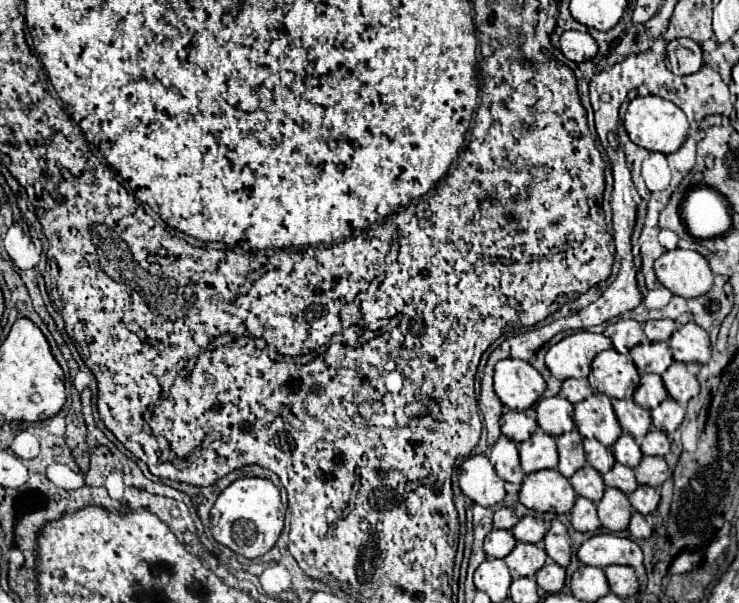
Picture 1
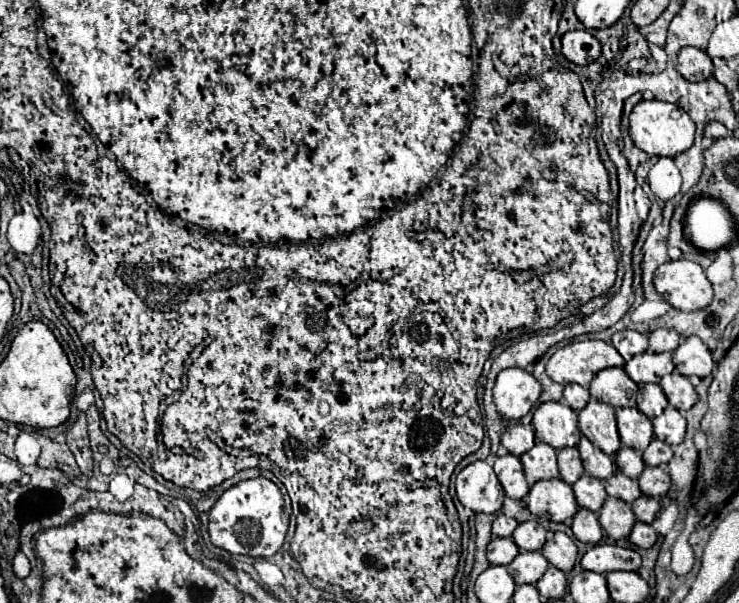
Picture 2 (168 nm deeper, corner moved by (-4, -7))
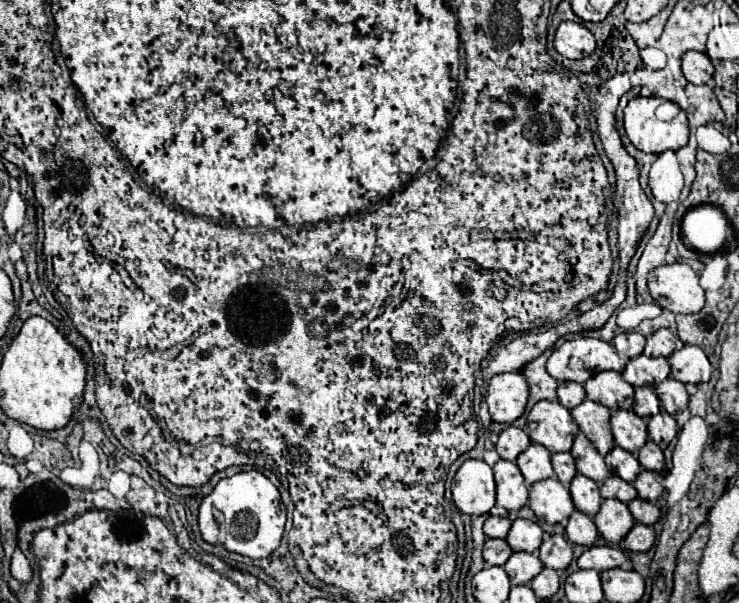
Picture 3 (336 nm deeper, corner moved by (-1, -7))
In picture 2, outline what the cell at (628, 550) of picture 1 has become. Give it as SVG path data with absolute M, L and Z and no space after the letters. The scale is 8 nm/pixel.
M595 544L581 558L583 570L591 572L613 572L613 570L633 570L641 568L641 556L631 548L621 548L615 544Z

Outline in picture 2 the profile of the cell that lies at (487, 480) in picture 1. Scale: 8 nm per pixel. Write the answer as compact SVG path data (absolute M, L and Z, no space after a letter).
M477 460L463 468L457 474L455 488L459 502L473 512L495 514L503 506L503 486L495 476L493 466L489 466L485 460Z

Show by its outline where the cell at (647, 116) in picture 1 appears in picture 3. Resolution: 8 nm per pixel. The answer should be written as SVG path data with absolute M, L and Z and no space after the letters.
M638 96L638 98L630 100L628 106L624 108L624 126L626 126L626 134L628 134L630 142L646 154L678 150L688 144L688 120L686 120L684 110L672 101L662 103L662 98Z

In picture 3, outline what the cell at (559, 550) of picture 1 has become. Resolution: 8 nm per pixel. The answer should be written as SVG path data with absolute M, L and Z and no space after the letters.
M550 534L540 546L540 560L546 568L564 570L572 562L572 544L560 534Z

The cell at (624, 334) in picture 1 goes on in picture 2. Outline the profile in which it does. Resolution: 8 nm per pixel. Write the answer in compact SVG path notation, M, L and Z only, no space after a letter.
M623 330L623 332L615 332L611 336L611 344L615 346L615 350L623 356L625 362L629 362L635 354L641 354L649 348L649 340L645 334L635 332L635 330Z

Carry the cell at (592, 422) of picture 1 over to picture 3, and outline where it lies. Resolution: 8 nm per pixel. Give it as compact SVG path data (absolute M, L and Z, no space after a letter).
M584 400L580 406L570 410L578 428L596 446L600 456L606 456L614 448L614 436L610 432L610 410L598 402Z

